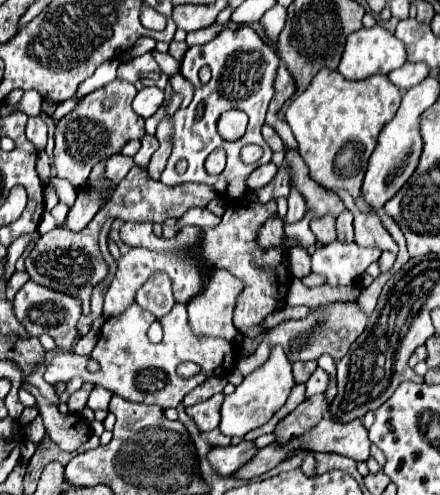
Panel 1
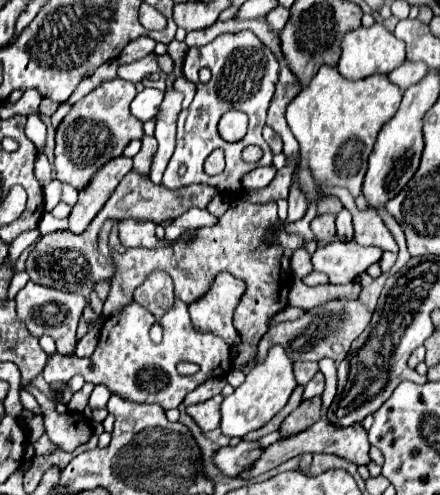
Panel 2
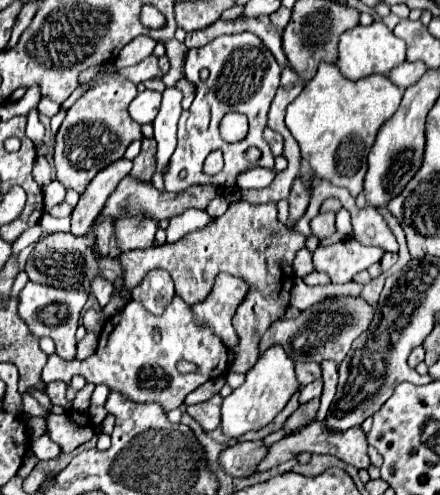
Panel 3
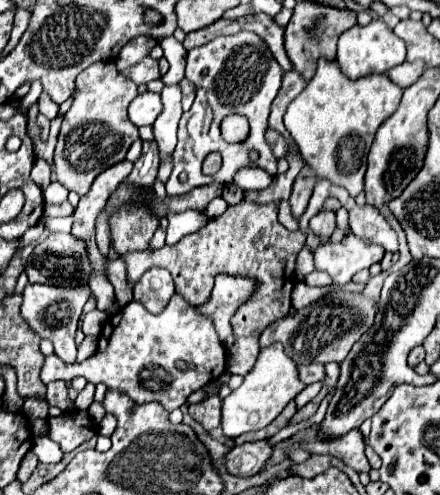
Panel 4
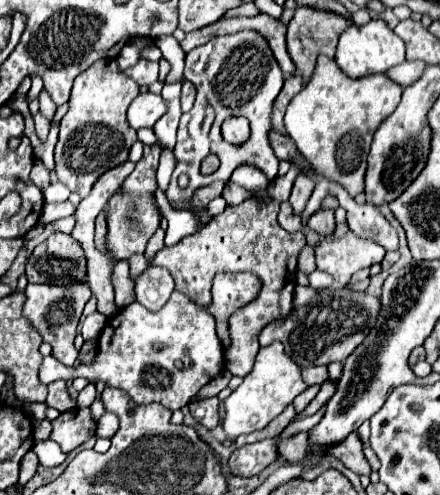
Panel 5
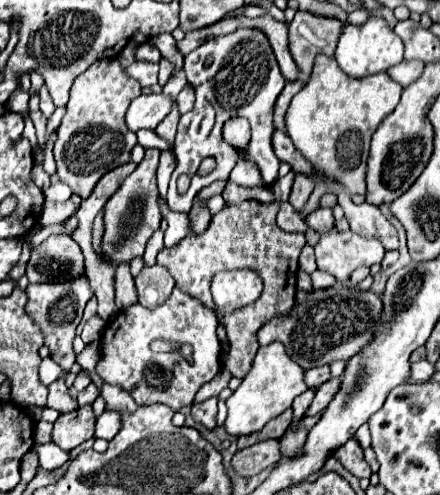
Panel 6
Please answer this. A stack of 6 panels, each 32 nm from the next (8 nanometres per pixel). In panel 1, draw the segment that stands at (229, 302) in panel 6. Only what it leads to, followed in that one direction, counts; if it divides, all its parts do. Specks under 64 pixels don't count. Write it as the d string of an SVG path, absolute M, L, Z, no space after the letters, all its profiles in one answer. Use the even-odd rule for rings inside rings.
M216 270L210 274L204 292L200 292L200 296L194 296L188 302L188 316L190 316L190 328L198 334L198 336L220 336L228 342L238 340L238 330L232 324L232 310L236 306L236 298L242 292L244 284L242 280L234 278L228 270Z

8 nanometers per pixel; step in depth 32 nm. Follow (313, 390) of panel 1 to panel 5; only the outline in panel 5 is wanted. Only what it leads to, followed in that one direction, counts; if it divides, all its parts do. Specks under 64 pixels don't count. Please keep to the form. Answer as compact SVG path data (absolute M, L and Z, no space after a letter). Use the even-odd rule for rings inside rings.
M310 386L310 388L306 388L300 396L296 396L296 400L294 400L294 408L296 408L296 414L300 414L308 404L310 404L310 400L318 394L318 390L320 390L320 386Z

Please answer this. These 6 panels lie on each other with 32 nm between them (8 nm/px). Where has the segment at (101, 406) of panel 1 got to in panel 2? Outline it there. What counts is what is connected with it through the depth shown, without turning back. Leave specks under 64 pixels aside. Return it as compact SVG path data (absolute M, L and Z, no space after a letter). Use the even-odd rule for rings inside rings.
M96 386L92 396L90 396L90 408L91 409L102 409L106 408L106 402L110 398L110 392L106 386Z

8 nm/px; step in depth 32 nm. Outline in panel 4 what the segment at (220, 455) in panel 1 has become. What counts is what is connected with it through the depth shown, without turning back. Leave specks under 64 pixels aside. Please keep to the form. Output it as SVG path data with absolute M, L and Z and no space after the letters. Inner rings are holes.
M268 440L246 442L230 450L230 454L226 456L226 468L234 476L254 476L264 468L270 458L272 444Z

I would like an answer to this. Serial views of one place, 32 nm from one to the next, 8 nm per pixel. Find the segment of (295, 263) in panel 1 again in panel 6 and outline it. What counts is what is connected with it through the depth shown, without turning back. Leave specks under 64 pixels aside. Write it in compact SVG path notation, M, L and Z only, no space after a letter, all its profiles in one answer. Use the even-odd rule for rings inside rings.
M304 246L302 248L302 254L300 254L300 260L298 260L298 264L300 264L300 270L304 270L304 272L314 272L316 270L316 262L314 262L314 252L312 252L312 246Z

